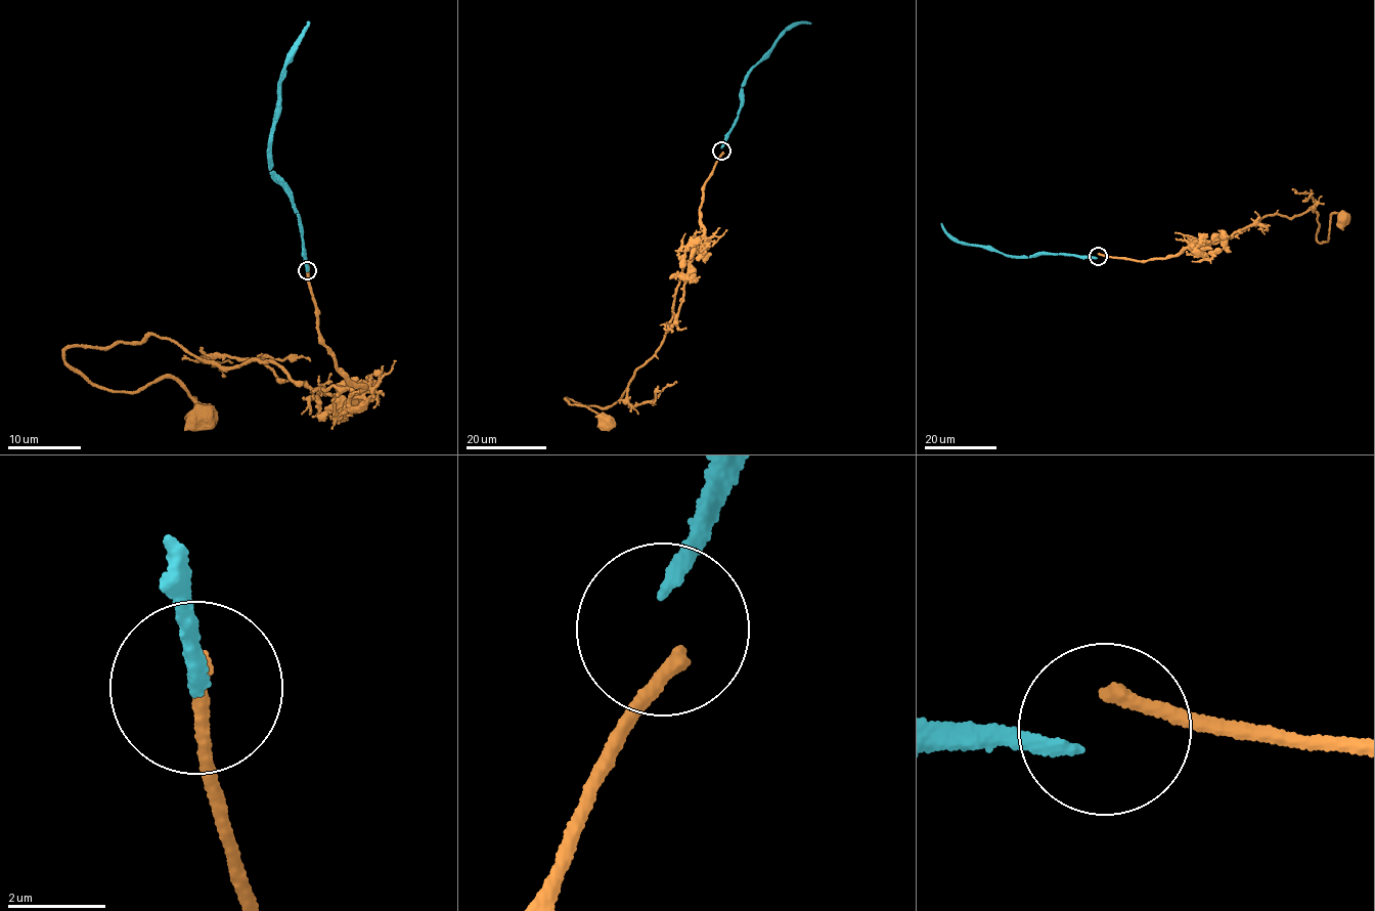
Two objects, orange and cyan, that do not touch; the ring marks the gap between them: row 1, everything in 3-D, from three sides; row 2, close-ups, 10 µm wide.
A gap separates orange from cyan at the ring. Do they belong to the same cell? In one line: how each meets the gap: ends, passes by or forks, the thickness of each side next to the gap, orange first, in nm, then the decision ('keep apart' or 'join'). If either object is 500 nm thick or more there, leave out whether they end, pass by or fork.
orange ends there; cyan ends there; 400 nm thick on the orange side, 260 nm on the other; keep apart

